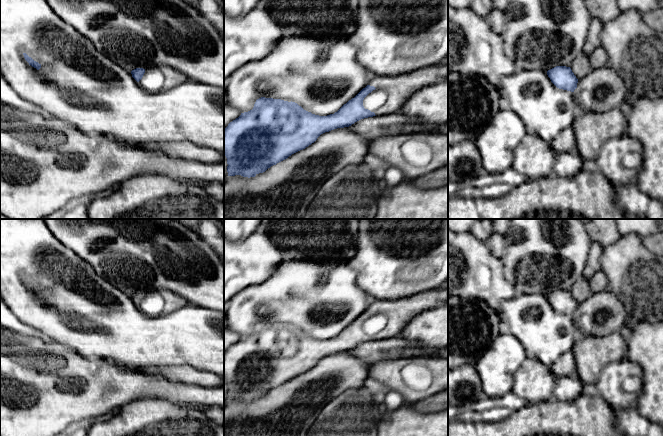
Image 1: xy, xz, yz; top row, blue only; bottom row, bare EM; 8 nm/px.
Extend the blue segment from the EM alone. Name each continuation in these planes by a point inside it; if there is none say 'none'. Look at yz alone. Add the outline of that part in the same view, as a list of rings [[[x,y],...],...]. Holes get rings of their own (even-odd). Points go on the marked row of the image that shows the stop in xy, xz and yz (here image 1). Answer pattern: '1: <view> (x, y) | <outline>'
none

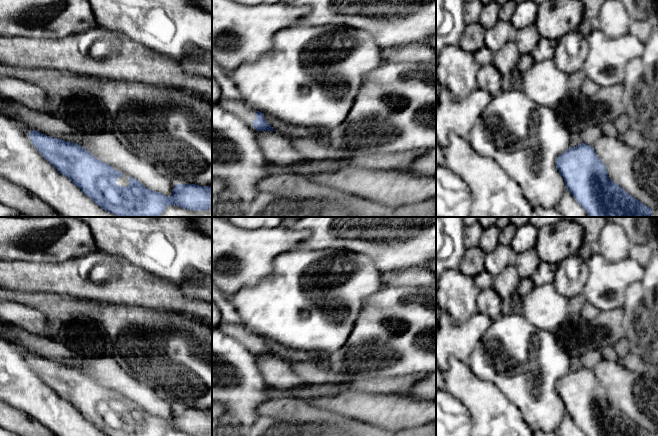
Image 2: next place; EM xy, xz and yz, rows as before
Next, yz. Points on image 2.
none

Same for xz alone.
1: xz (240, 108) | [[[222,97],[218,105],[228,112],[231,112],[247,123],[253,123],[256,117],[256,111],[244,101],[237,99],[226,99]]]

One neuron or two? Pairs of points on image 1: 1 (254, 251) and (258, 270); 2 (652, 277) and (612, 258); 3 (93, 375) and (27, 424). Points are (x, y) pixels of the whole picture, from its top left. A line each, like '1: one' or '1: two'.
1: one
2: one
3: one

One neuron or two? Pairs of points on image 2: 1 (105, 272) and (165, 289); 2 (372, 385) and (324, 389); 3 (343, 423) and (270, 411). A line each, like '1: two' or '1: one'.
1: one
2: one
3: one

